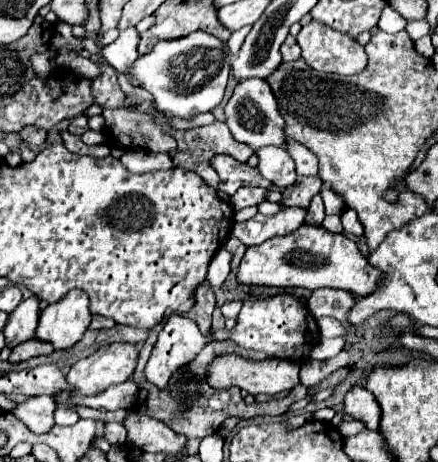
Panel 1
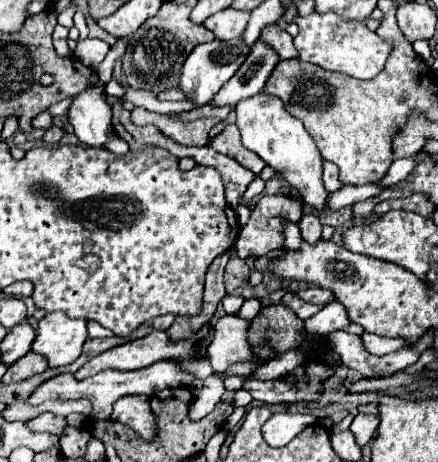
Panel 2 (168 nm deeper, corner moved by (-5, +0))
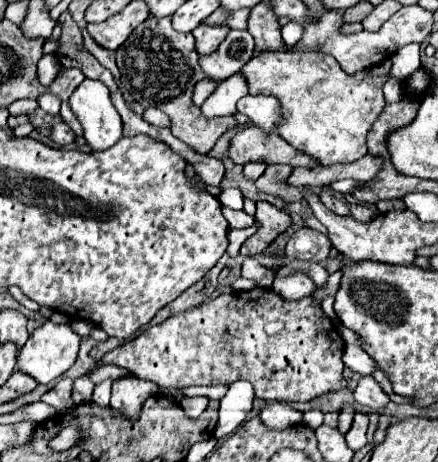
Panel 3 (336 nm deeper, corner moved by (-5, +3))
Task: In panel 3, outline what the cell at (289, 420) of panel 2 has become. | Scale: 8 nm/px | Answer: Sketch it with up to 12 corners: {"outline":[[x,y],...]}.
{"outline":[[285,402],[259,412],[271,430],[287,430],[303,422],[303,412]]}

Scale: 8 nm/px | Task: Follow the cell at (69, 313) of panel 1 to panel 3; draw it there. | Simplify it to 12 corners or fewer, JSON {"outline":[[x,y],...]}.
{"outline":[[47,320],[19,350],[17,368],[49,384],[75,364],[81,336]]}

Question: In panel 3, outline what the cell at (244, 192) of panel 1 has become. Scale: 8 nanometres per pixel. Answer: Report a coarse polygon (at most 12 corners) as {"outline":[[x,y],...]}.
{"outline":[[245,164],[243,176],[255,180],[265,172],[265,164]]}

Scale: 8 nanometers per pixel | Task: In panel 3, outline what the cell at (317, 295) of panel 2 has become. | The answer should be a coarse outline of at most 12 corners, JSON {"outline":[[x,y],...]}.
{"outline":[[305,274],[275,278],[273,292],[301,300],[317,290]]}

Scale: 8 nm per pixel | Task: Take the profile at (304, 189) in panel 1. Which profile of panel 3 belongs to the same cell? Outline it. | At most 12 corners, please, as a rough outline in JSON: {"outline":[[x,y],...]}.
{"outline":[[257,202],[257,232],[241,246],[243,256],[261,254],[291,226],[289,212]]}

